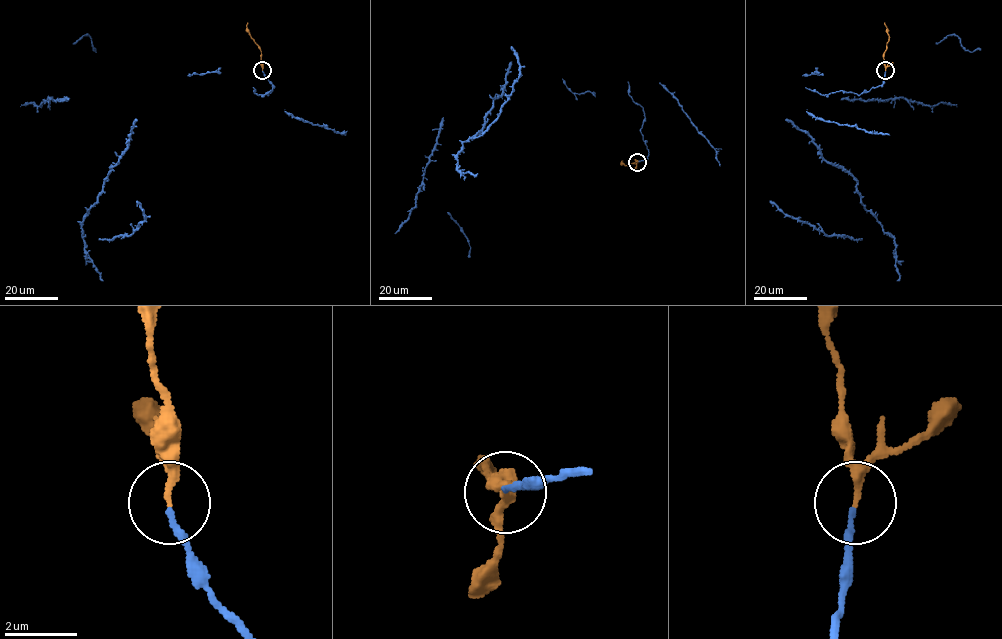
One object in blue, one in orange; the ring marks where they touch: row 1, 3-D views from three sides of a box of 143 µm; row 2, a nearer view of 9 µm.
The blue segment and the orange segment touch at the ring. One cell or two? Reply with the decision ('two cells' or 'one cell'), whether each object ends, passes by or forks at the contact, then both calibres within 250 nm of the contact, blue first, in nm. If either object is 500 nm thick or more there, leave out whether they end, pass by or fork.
one cell | blue ends | orange passes by | 170/150 nm

